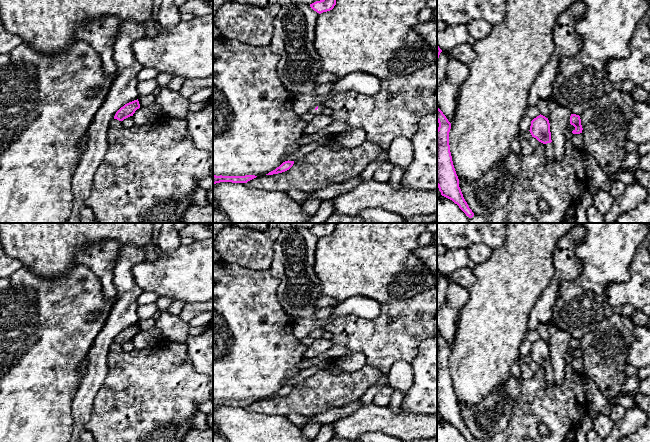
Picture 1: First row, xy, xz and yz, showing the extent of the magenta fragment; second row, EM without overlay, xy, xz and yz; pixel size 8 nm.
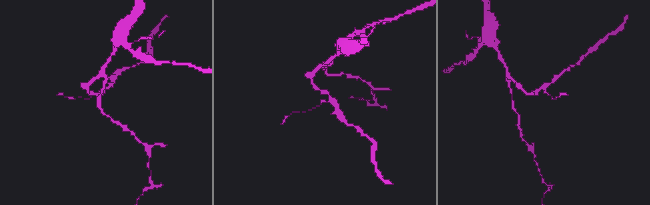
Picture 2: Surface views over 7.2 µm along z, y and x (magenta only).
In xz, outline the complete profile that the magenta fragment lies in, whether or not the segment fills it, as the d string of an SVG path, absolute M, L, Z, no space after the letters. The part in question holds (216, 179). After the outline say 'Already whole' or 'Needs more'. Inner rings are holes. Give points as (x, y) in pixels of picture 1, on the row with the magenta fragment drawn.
M213 175L213 185L220 182L232 182L232 183L247 183L248 181L256 178L255 175L245 176L216 176Z. Already whole

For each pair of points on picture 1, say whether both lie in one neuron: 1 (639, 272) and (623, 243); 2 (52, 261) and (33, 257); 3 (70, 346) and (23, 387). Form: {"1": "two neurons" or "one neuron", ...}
{"1": "two neurons", "2": "one neuron", "3": "one neuron"}

